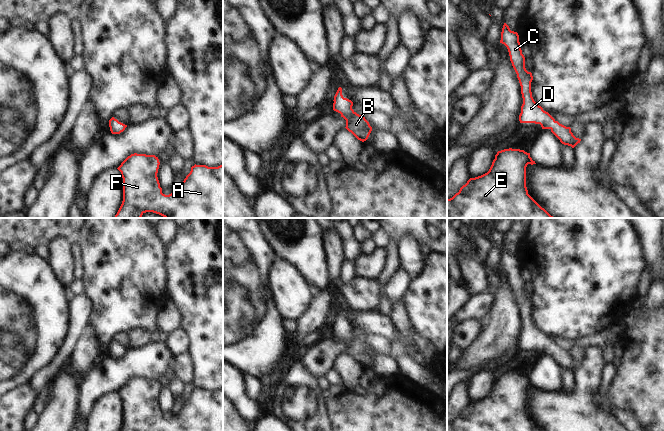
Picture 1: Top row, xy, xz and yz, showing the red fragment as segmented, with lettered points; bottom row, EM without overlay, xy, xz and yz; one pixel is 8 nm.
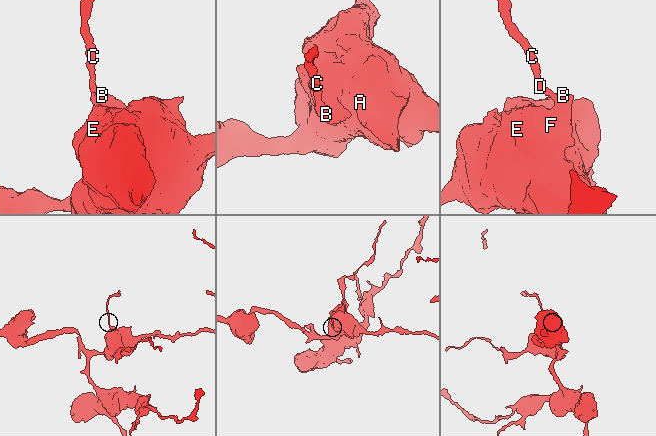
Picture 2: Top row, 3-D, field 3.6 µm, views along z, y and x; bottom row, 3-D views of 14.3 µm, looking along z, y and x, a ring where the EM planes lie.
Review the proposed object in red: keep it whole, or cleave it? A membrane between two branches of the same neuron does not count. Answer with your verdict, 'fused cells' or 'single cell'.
single cell

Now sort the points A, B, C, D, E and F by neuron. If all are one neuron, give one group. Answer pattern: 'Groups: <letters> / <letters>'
Groups: A B C D E F.

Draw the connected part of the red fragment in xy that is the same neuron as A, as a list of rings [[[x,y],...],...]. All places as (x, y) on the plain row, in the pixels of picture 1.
[[[131,378],[117,392],[123,402],[120,431],[223,431],[223,388],[218,391],[194,389],[181,410],[171,418],[162,417],[157,401],[159,383],[155,379]]]

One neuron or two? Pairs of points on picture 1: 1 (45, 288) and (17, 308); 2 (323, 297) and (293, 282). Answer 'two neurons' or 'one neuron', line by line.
1: one neuron
2: two neurons

